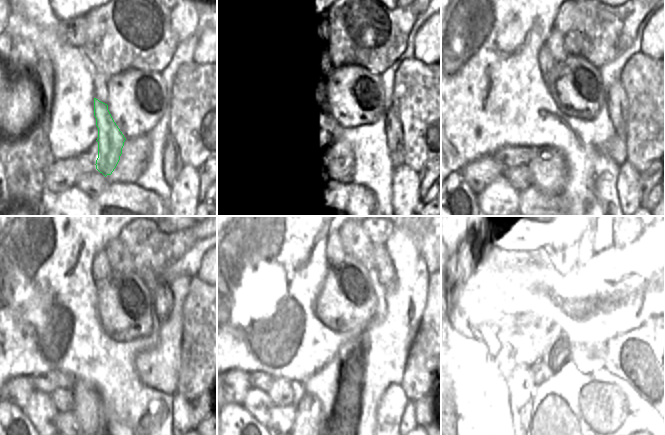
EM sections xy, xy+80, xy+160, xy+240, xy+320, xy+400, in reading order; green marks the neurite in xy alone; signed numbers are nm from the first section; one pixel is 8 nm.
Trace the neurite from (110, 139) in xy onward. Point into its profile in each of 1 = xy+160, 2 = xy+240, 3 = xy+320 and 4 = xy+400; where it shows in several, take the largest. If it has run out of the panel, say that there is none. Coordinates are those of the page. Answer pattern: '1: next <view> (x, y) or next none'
1: next xy+160 (546, 61)
2: next xy+240 (101, 270)
3: next xy+320 (335, 253)
4: next xy+400 (566, 237)

